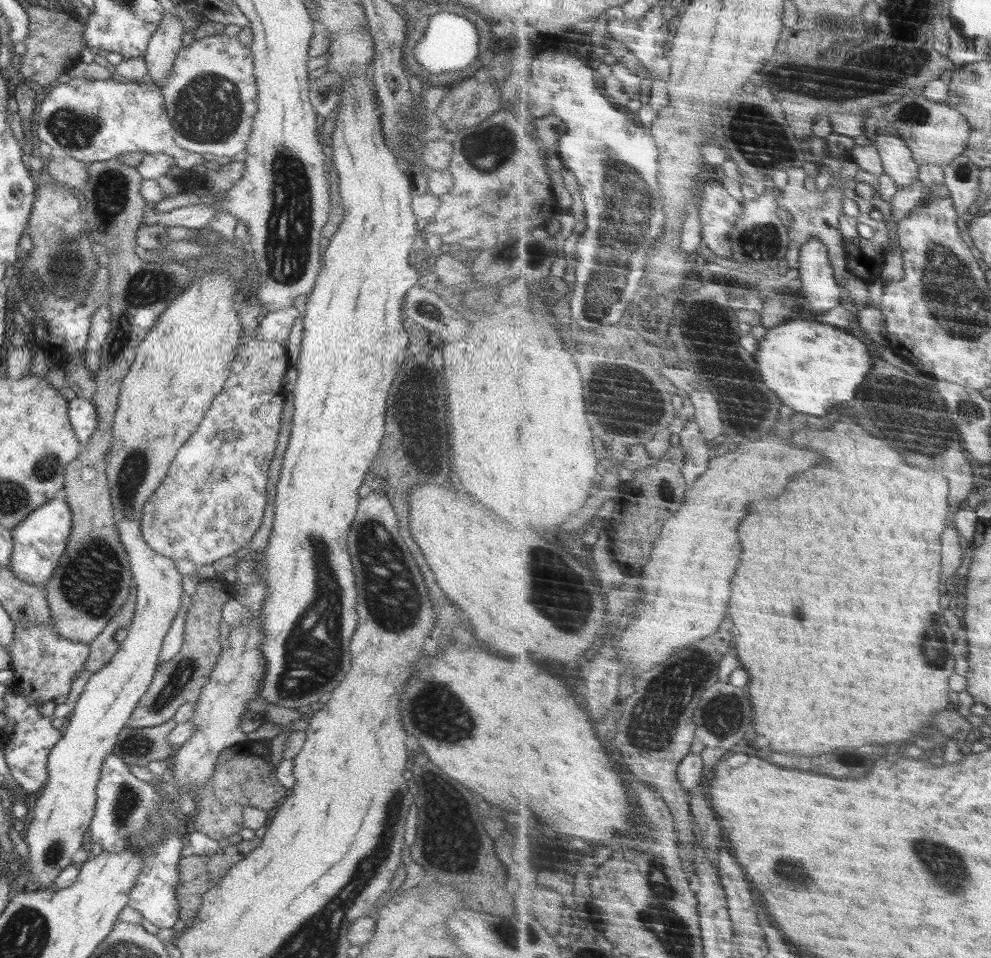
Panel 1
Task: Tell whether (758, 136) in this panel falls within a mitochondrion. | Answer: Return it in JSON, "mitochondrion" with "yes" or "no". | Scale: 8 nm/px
{"mitochondrion":"yes"}

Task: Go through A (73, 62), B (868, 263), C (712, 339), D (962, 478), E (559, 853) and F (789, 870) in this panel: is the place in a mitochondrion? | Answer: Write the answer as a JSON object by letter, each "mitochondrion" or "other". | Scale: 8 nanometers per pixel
{"A":"other","B":"other","C":"mitochondrion","D":"other","E":"other","F":"mitochondrion"}

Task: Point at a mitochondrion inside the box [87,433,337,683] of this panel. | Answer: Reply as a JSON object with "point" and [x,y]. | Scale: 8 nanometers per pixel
{"point":[132,474]}

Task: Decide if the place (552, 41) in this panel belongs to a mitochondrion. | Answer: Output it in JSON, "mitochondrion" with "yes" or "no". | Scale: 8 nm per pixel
{"mitochondrion":"no"}

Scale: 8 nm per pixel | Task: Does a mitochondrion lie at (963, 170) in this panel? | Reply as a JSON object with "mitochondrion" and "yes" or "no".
{"mitochondrion":"yes"}

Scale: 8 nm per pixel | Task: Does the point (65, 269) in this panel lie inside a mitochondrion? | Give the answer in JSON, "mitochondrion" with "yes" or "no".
{"mitochondrion":"yes"}

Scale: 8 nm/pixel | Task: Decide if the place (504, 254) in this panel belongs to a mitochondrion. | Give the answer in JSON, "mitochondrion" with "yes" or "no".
{"mitochondrion":"no"}

